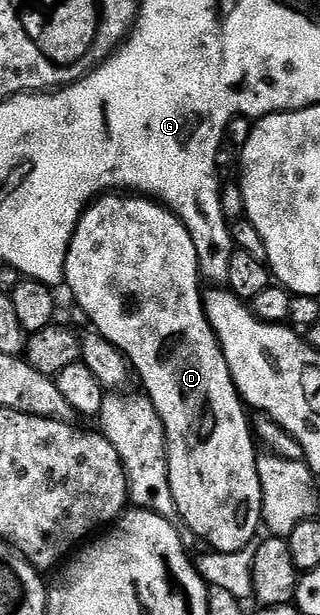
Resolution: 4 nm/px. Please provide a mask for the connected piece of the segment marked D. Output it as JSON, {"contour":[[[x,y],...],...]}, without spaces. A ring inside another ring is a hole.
{"contour":[[[107,193],[94,200],[87,206],[85,213],[80,217],[78,228],[70,242],[70,248],[66,254],[66,281],[65,286],[70,287],[78,307],[94,322],[93,330],[102,335],[114,347],[118,348],[129,362],[135,376],[142,378],[145,394],[154,403],[158,410],[160,421],[166,430],[166,460],[170,470],[170,484],[172,485],[172,497],[178,506],[178,514],[198,535],[207,548],[216,551],[239,551],[251,546],[255,542],[254,534],[263,526],[262,520],[262,491],[260,477],[257,475],[257,463],[259,452],[256,448],[256,436],[252,430],[252,419],[244,406],[242,397],[234,387],[234,378],[230,375],[228,361],[222,352],[222,346],[218,343],[216,333],[212,325],[206,319],[206,305],[203,296],[198,295],[198,283],[200,275],[186,263],[174,263],[174,243],[170,240],[170,219],[172,212],[169,207],[150,197],[143,197],[138,193]]]}

